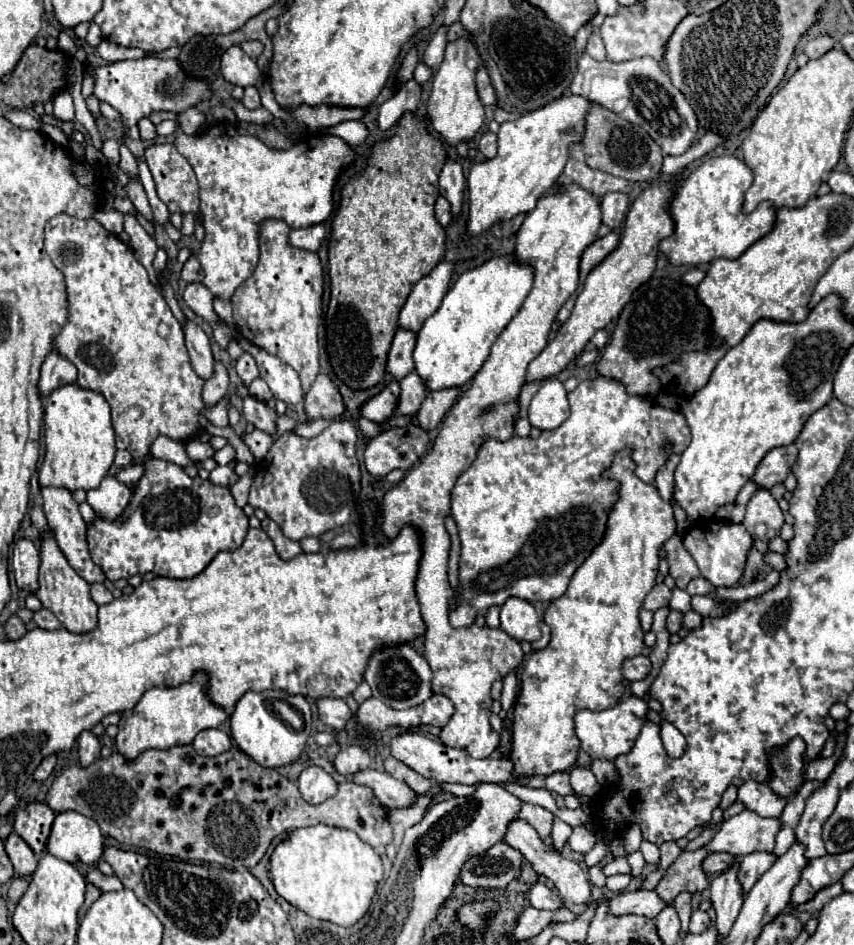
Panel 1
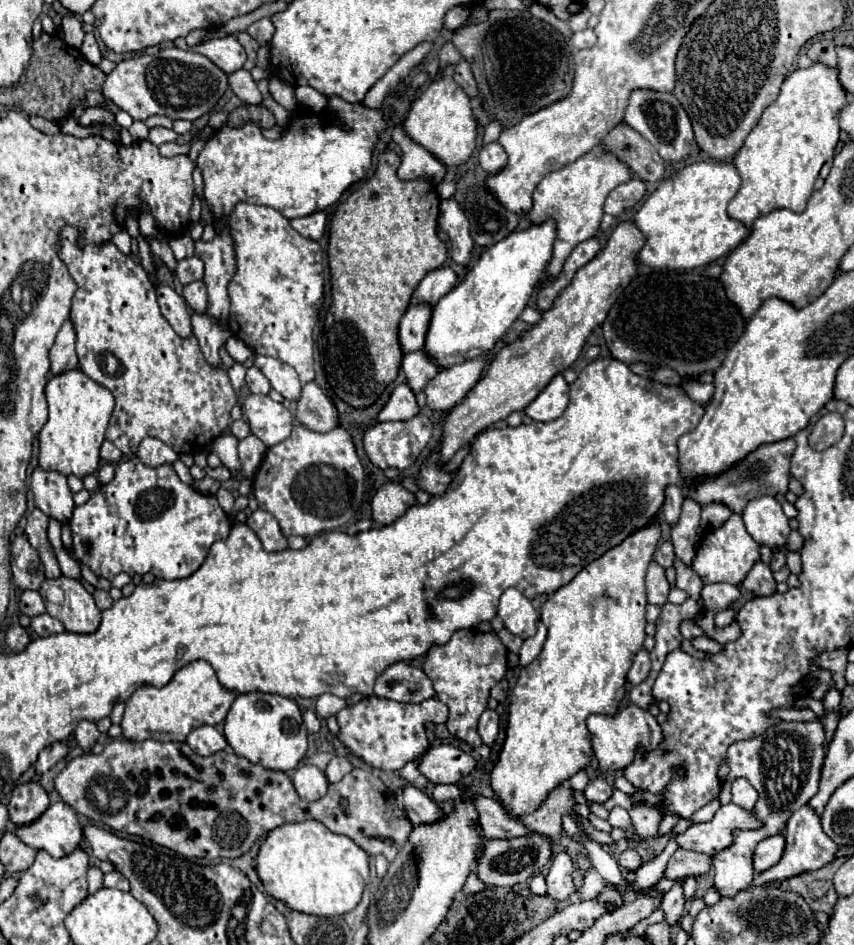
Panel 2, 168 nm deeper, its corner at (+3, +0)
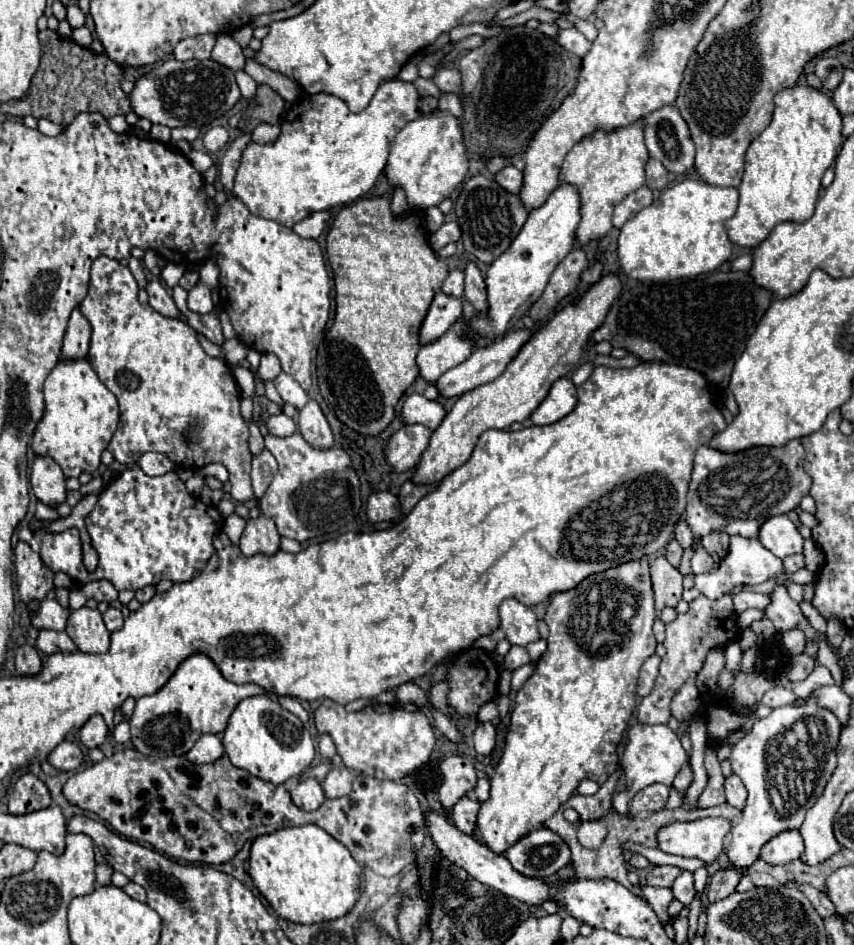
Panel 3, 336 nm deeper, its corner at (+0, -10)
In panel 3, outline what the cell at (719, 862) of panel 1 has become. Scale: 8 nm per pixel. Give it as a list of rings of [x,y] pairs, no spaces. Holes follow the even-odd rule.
[[[653,866],[647,872],[647,884],[649,886],[667,886],[671,888],[671,884],[675,882],[675,878],[681,874],[679,868],[675,866]]]

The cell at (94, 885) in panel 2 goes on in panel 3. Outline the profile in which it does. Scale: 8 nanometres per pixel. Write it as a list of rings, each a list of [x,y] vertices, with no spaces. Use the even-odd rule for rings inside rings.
[[[97,864],[97,868],[95,868],[95,872],[97,872],[97,884],[101,884],[101,886],[107,886],[109,882],[111,882],[111,874],[113,874],[113,868],[109,866],[109,864]]]

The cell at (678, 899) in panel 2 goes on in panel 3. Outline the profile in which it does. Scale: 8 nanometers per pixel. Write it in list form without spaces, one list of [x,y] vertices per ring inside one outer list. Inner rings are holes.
[[[683,870],[683,872],[677,876],[677,880],[673,882],[671,890],[673,890],[673,896],[675,896],[677,900],[681,900],[685,906],[689,906],[691,900],[695,898],[695,894],[697,894],[695,888],[693,888],[693,872]]]

